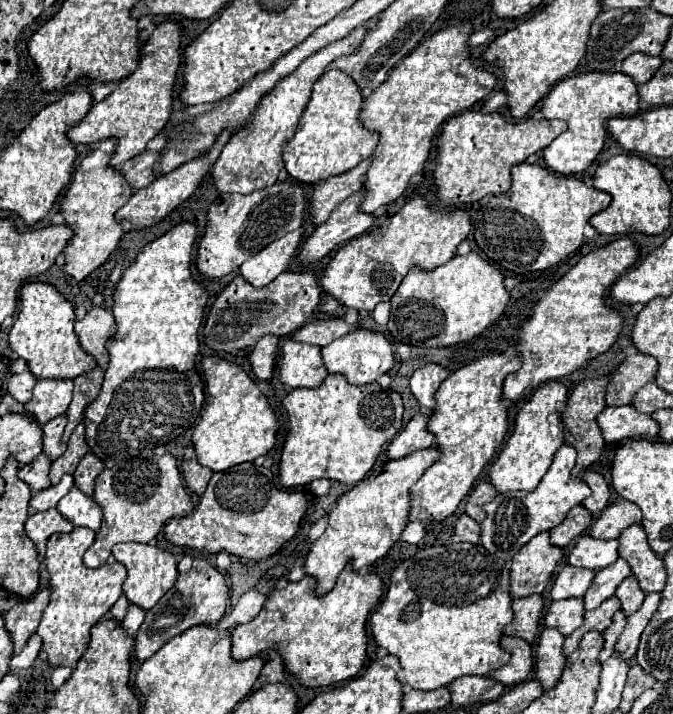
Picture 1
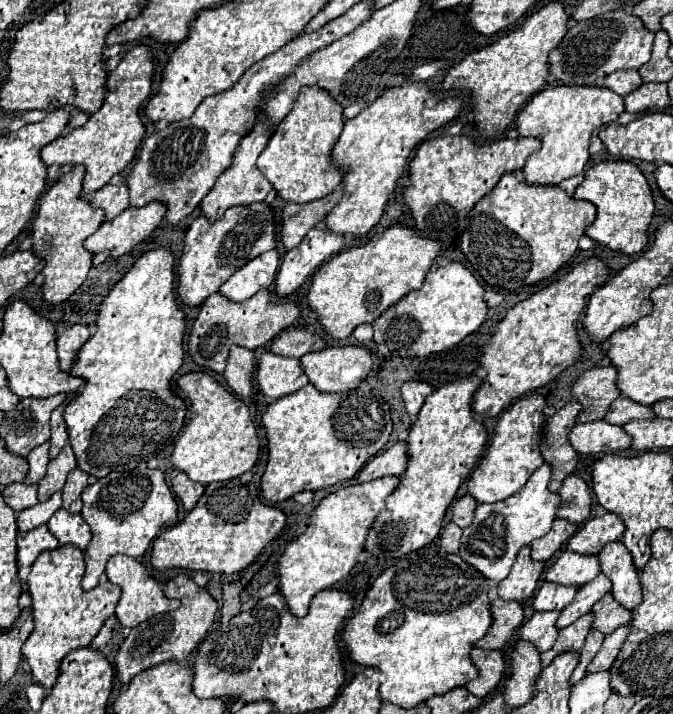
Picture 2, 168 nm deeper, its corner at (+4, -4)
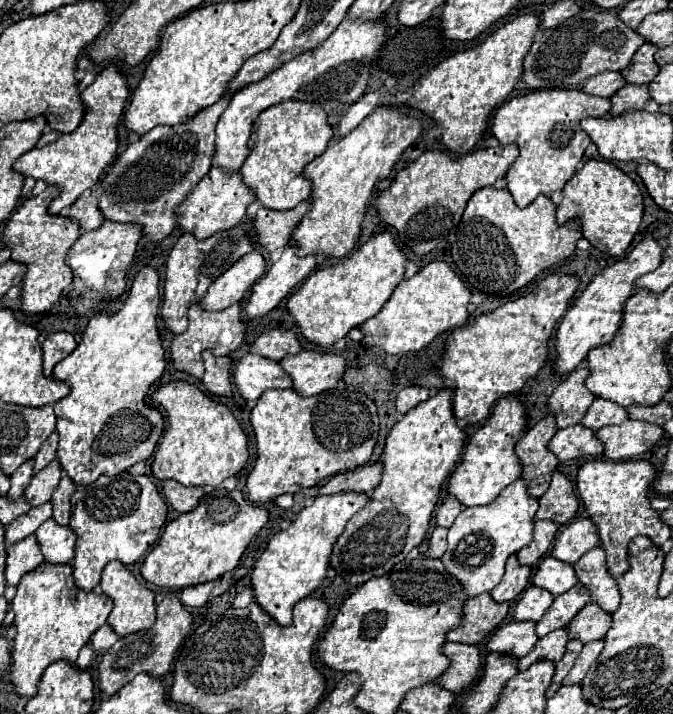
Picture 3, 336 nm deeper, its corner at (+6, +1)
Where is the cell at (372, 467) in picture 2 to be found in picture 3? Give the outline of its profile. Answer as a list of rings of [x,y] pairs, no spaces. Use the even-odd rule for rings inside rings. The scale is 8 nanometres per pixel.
[[[374,462],[372,466],[362,466],[344,474],[336,474],[332,476],[318,494],[336,494],[336,492],[344,492],[344,490],[356,490],[356,492],[372,492],[380,478],[382,478],[382,462]]]

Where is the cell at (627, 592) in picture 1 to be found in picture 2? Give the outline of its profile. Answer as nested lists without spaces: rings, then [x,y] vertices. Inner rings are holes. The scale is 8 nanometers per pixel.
[[[610,593],[604,595],[592,607],[592,613],[594,613],[592,629],[600,631],[602,635],[610,635],[614,629],[626,625],[630,621],[630,615],[632,615],[632,611],[626,607],[620,607],[620,603],[616,603]]]

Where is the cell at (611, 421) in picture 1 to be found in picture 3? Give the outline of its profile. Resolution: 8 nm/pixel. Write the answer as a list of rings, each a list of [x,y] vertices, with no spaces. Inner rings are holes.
[[[576,424],[558,430],[556,436],[550,440],[550,450],[560,458],[560,462],[566,462],[582,454],[602,454],[604,444],[598,442],[596,432],[592,428]]]

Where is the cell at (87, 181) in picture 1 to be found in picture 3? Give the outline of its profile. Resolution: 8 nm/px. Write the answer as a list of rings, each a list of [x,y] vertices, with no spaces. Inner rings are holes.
[[[48,186],[42,194],[32,196],[24,200],[24,204],[8,218],[4,228],[4,244],[12,248],[12,260],[18,260],[28,266],[28,272],[22,280],[24,292],[22,292],[22,310],[36,314],[48,310],[58,298],[62,296],[62,290],[72,282],[72,268],[66,264],[66,254],[80,238],[82,226],[62,214],[50,214],[48,206],[50,202],[60,194],[60,186]]]

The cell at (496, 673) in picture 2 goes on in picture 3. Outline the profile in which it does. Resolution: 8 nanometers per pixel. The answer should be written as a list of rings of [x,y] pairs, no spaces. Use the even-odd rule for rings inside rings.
[[[446,642],[444,654],[452,658],[452,666],[448,668],[448,672],[444,672],[444,678],[438,680],[440,686],[458,694],[466,692],[476,682],[482,668],[482,656],[478,646]]]

